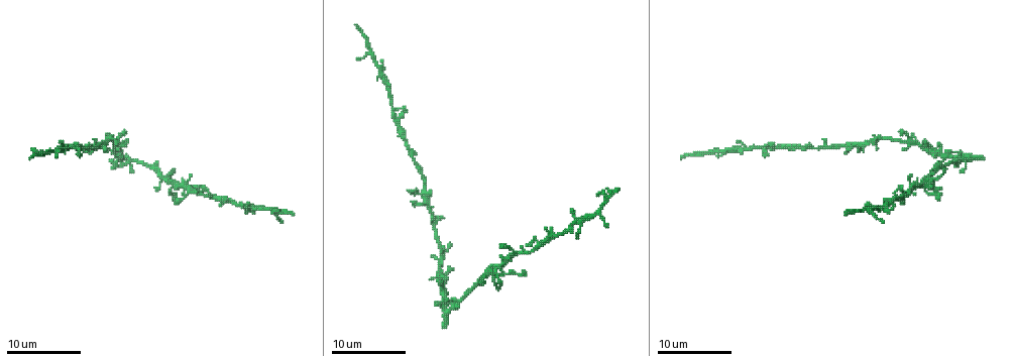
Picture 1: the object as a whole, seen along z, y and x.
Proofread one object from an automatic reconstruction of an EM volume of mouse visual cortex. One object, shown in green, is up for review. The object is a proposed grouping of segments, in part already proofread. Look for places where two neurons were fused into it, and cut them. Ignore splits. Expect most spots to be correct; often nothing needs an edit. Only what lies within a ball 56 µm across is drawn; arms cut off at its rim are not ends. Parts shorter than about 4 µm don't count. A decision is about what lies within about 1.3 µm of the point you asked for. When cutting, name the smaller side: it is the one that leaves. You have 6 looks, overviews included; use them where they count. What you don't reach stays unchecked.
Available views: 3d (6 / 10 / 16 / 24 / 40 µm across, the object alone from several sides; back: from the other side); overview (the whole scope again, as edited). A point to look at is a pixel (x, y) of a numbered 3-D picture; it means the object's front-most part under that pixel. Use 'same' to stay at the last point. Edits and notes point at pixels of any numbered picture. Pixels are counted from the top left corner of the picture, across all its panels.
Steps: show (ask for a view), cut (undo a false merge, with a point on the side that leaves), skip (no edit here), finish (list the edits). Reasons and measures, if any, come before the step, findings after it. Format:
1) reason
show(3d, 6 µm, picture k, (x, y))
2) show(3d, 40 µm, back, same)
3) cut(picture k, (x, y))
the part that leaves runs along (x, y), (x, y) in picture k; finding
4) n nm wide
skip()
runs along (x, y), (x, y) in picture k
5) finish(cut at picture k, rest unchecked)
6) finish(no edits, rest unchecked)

thick turns thin
show(3d, 10 µm, picture 1, (595, 215))

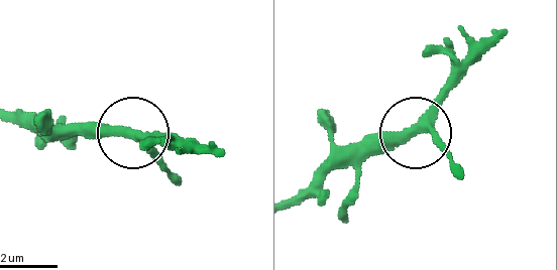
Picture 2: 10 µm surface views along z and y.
other side
show(3d, 10 µm, back, picture 2, (123, 133))

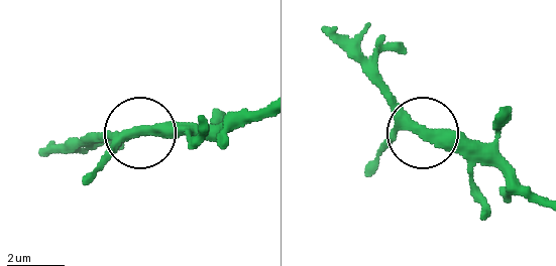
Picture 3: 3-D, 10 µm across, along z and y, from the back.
skip()
all the same neuron

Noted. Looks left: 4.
a narrow waist
show(3d, 16 µm, picture 1, (238, 205))

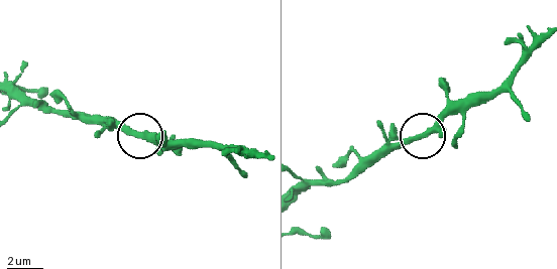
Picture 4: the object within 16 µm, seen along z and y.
skip()
runs along (300, 191), (353, 177), (422, 136), (456, 101) in picture 4; one neuron here

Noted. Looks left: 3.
show(3d, 6 µm, picture 1, (499, 267))

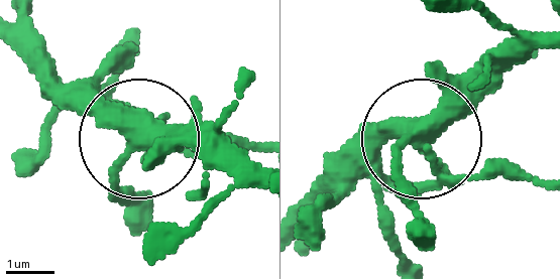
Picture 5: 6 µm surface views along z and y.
4 arms
cut(picture 5, (512, 177))
a second neuron is stuck on

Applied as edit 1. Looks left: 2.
finish(cut at picture 5, rest unchecked)

